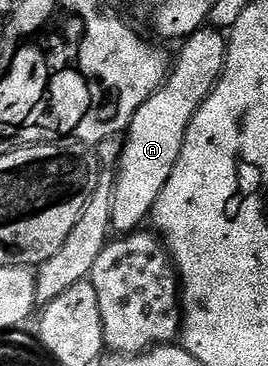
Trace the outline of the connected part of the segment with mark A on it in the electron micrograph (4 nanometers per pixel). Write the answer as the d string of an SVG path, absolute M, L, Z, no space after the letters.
M212 26L200 28L184 41L183 47L185 49L178 54L177 60L175 56L172 61L171 71L161 89L135 110L135 118L131 118L124 133L121 163L113 181L111 218L114 233L138 231L144 225L141 223L150 219L159 194L163 194L163 186L167 186L167 178L171 178L171 170L175 170L175 162L179 162L191 118L195 118L199 106L209 97L221 76L227 40L218 29Z

